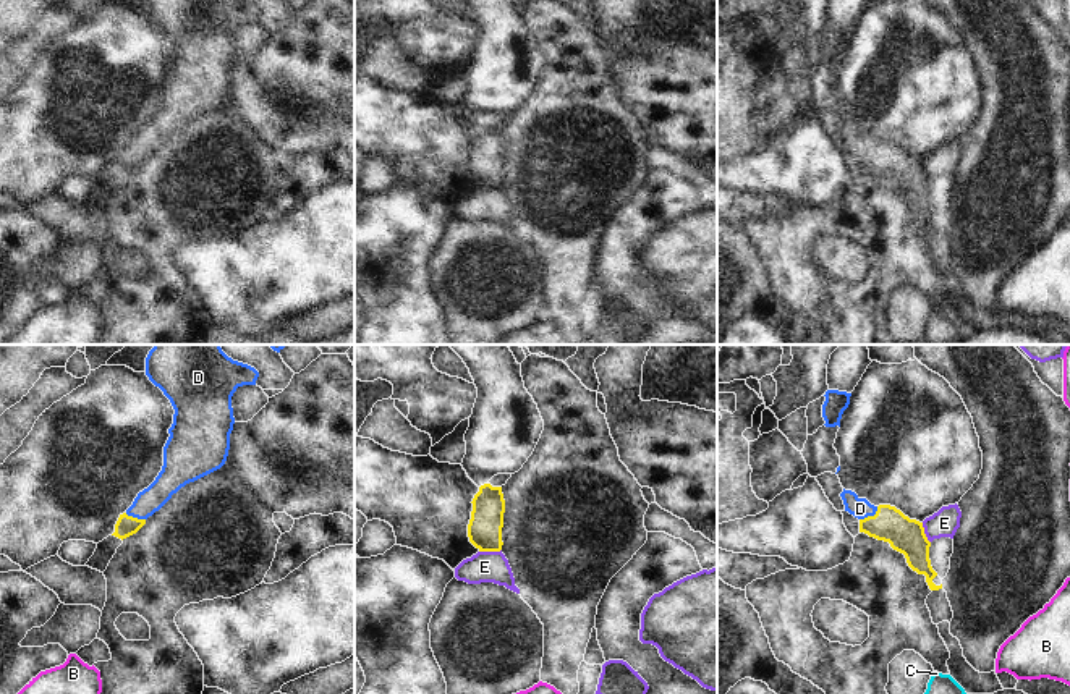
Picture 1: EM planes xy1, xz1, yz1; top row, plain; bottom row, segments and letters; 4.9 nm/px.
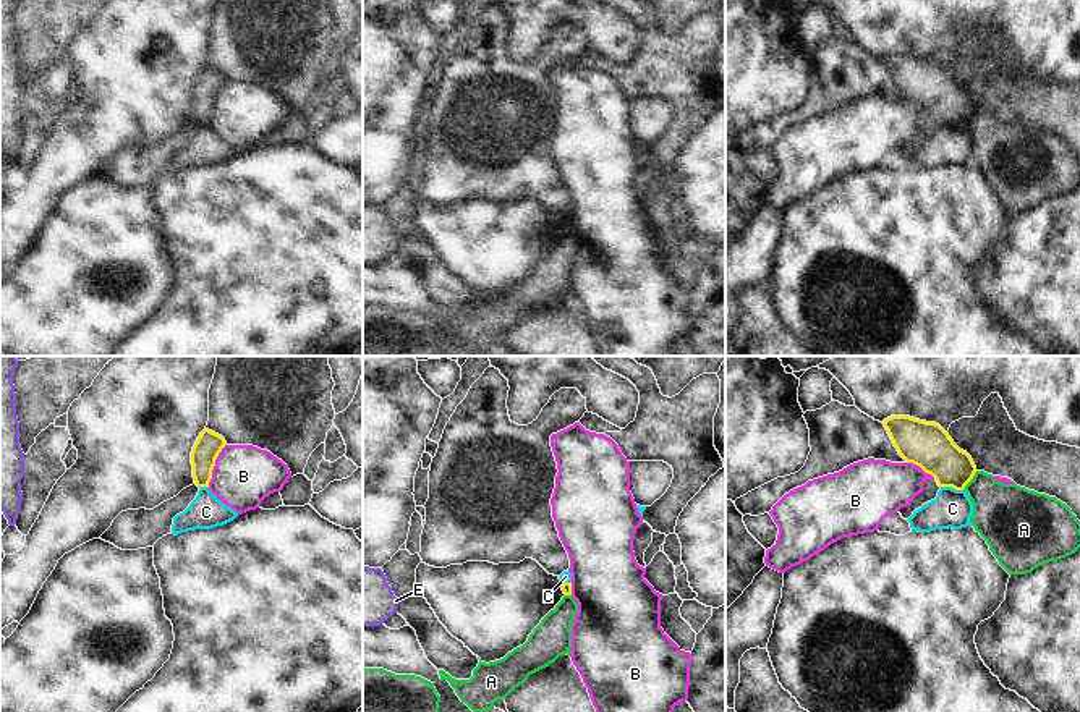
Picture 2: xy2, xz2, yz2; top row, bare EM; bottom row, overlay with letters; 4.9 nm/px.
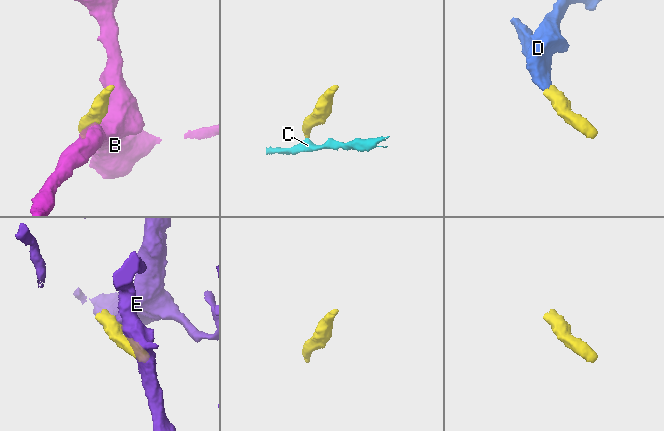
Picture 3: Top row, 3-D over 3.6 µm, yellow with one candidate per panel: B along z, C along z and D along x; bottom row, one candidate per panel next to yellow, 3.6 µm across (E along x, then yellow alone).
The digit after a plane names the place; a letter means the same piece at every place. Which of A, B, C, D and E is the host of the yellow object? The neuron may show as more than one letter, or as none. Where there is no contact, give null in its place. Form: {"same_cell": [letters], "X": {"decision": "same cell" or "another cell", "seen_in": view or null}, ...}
{"same_cell": ["D"], "A": {"decision": "another cell", "seen_in": "yz2"}, "B": {"decision": "another cell", "seen_in": "xy2"}, "C": {"decision": "another cell", "seen_in": "yz2"}, "D": {"decision": "same cell", "seen_in": "yz1"}, "E": {"decision": "another cell", "seen_in": "xz1"}}

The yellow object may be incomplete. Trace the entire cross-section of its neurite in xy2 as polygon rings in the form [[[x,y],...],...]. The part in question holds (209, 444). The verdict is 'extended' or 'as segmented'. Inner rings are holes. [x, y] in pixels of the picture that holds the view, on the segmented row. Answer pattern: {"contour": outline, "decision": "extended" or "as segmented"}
{"contour": [[[209,429],[198,437],[191,451],[193,477],[198,487],[209,487],[215,460],[225,445],[225,439]]], "decision": "as segmented"}

